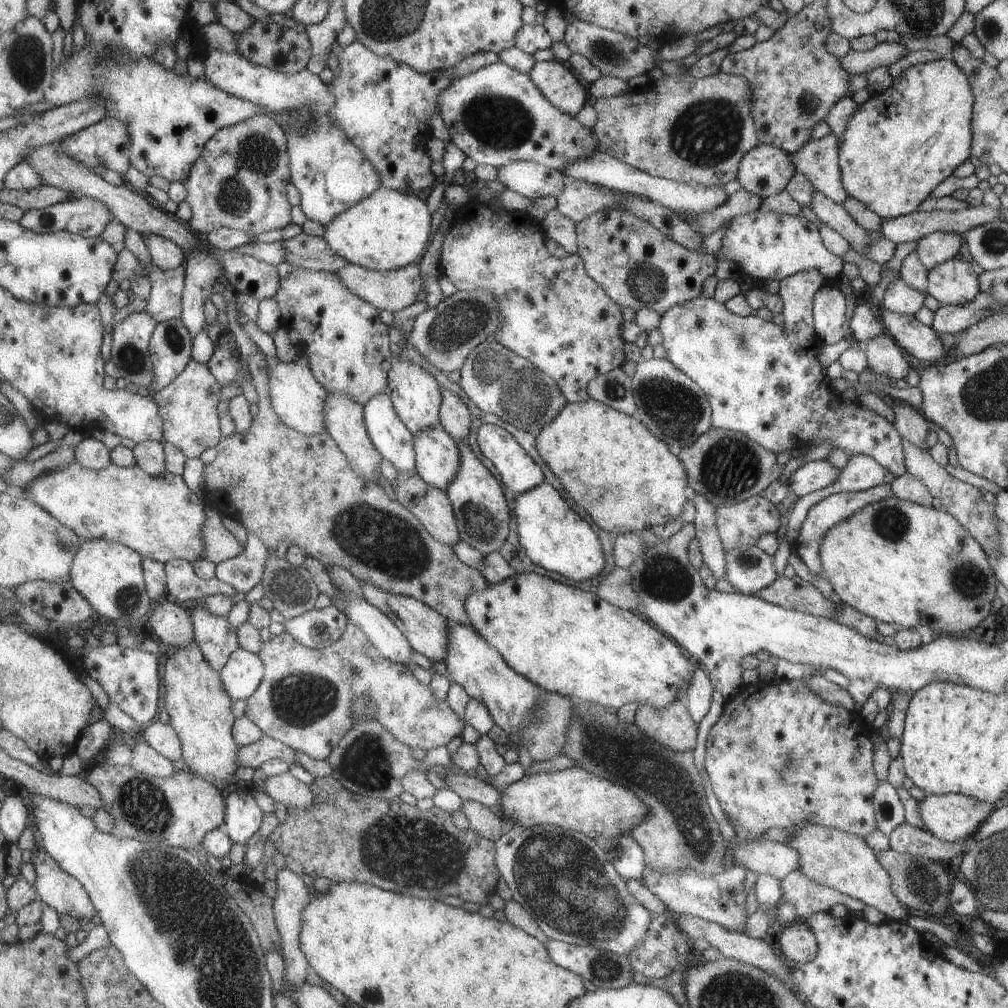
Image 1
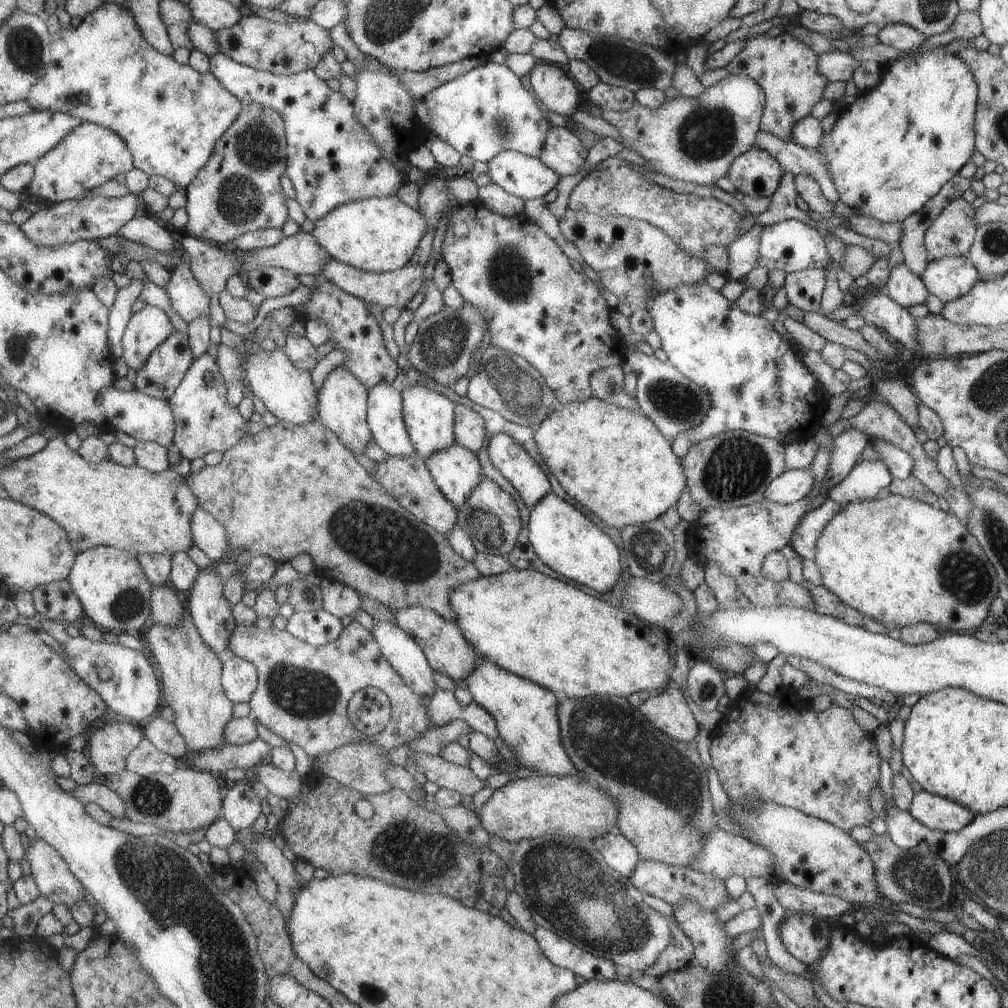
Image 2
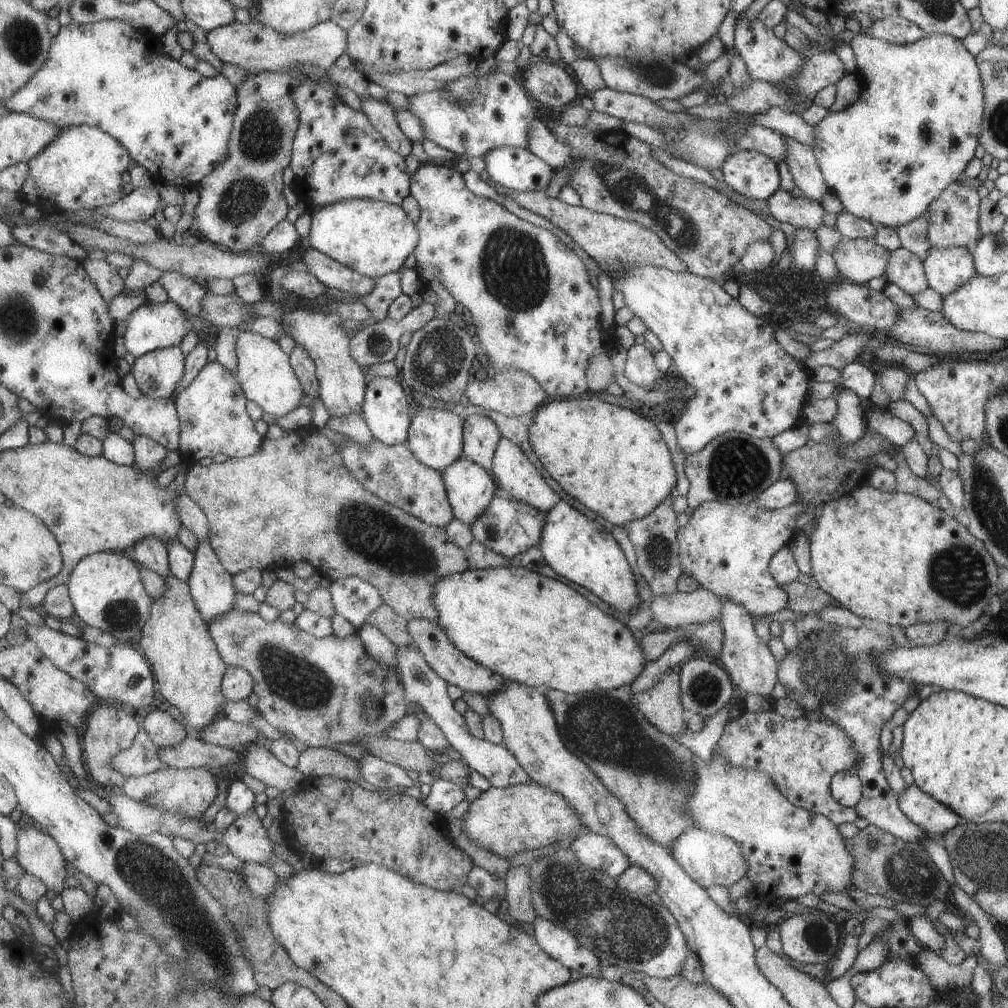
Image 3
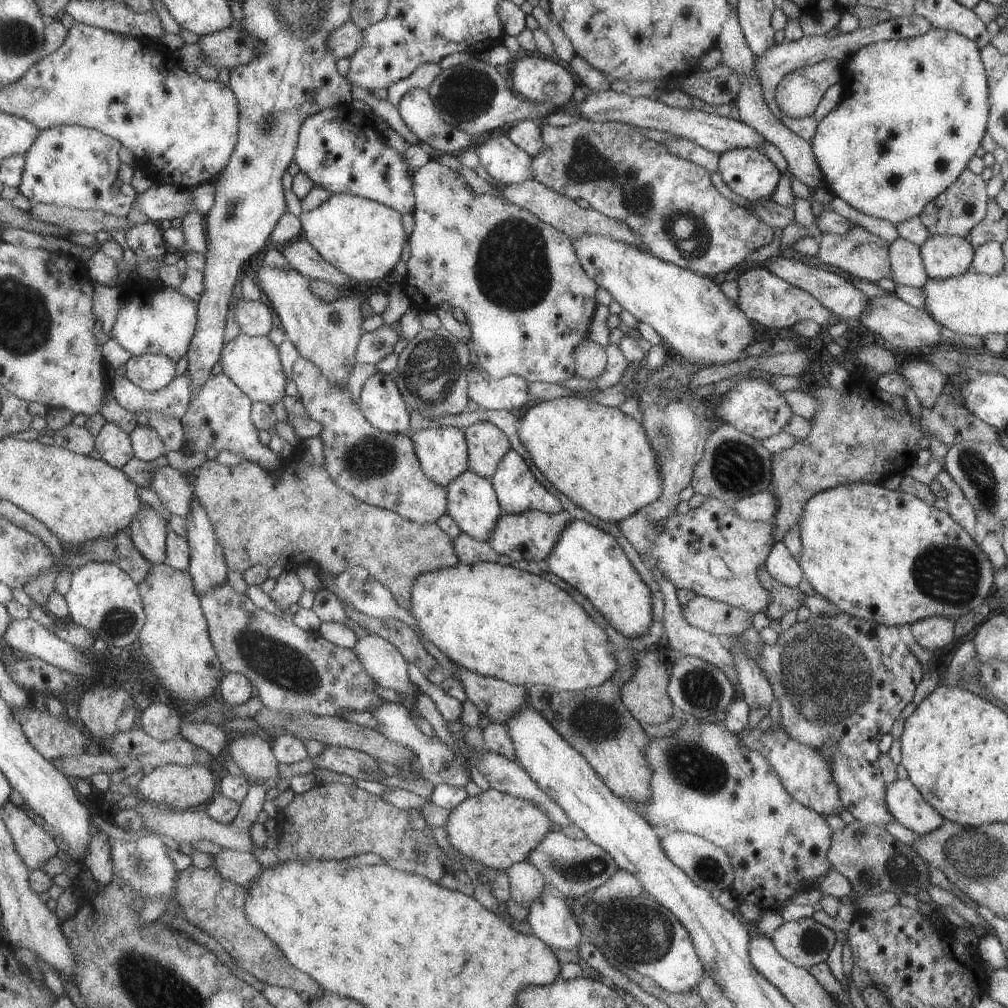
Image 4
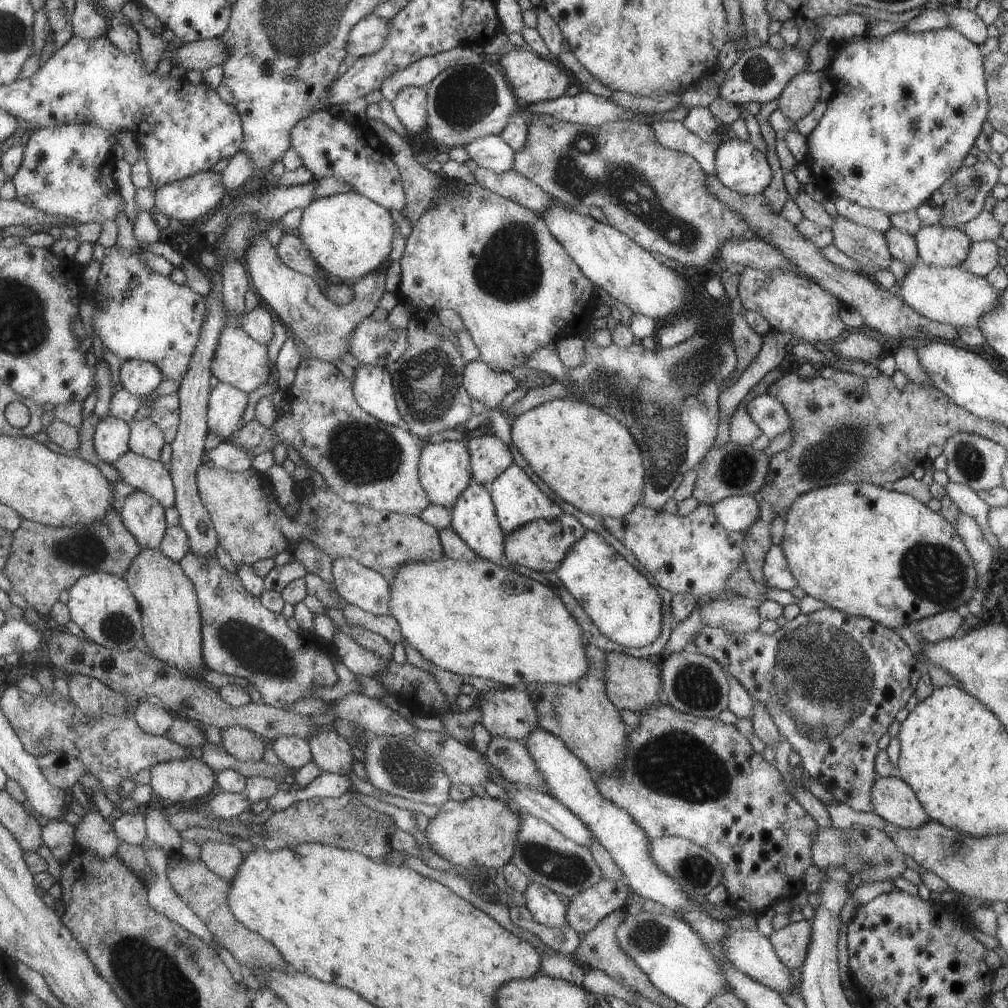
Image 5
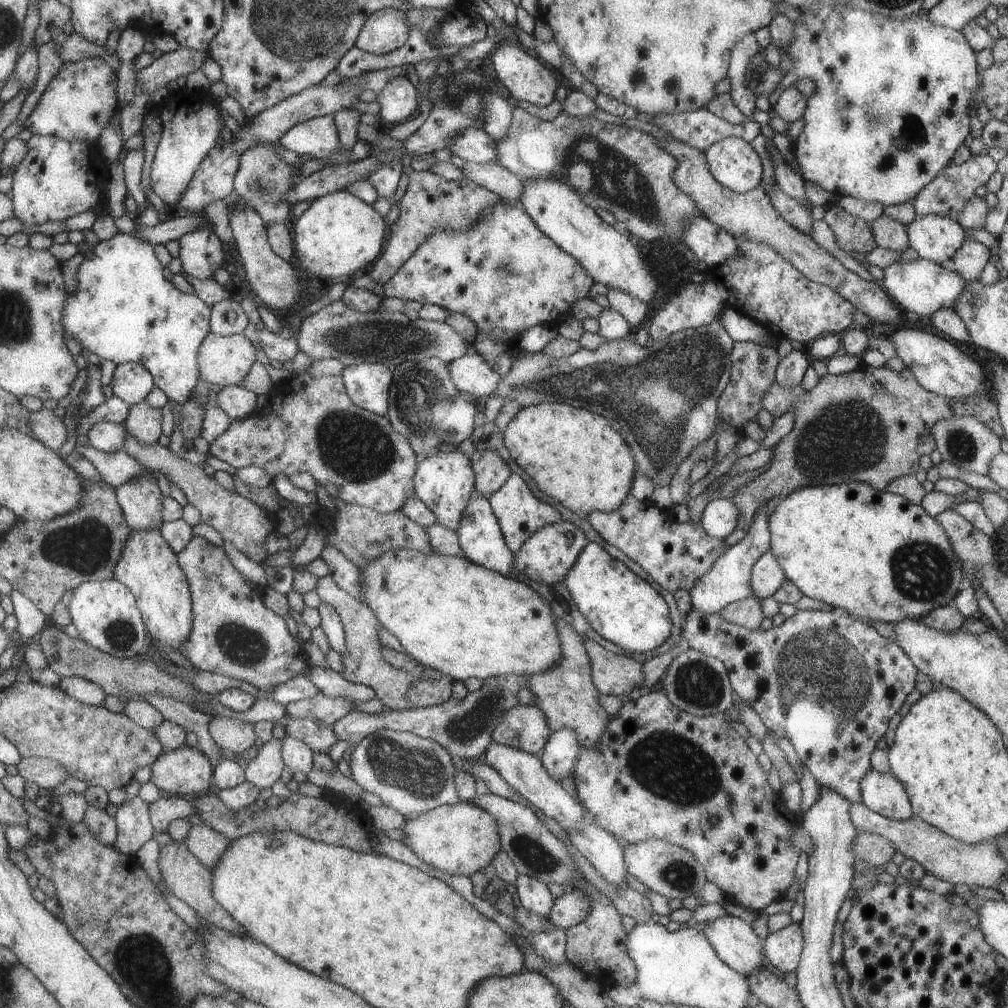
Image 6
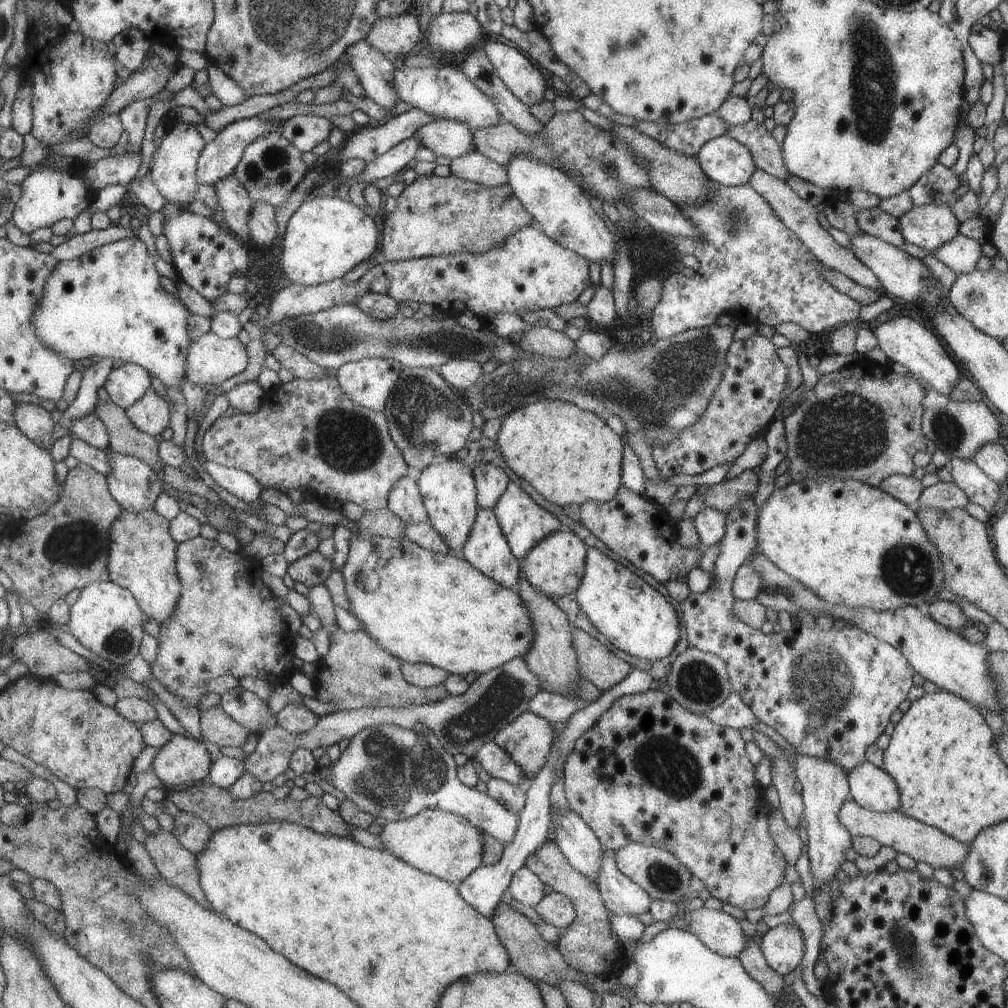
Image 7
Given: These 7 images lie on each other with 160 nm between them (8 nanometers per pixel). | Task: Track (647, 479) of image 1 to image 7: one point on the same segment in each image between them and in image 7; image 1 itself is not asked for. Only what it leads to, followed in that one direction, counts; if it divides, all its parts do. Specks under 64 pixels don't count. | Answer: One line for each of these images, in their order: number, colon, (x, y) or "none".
2: (614, 461)
3: (612, 460)
4: (599, 458)
5: (587, 458)
6: (574, 456)
7: (568, 455)

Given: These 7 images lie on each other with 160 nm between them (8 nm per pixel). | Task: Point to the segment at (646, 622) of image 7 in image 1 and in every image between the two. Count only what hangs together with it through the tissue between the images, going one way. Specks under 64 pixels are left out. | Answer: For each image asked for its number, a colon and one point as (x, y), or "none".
1: (552, 535)
2: (564, 539)
3: (578, 549)
4: (589, 560)
5: (626, 609)
6: (618, 605)

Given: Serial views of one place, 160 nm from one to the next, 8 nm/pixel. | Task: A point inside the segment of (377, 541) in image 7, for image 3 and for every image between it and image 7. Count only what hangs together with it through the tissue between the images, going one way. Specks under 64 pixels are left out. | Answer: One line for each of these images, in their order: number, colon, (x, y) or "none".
3: (530, 629)
4: (494, 620)
5: (476, 618)
6: (448, 613)

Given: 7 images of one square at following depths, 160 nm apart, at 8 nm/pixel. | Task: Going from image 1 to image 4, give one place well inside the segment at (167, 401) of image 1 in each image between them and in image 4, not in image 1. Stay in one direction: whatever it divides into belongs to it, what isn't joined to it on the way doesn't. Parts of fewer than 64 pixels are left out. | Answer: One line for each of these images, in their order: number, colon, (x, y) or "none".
2: (206, 420)
3: (214, 411)
4: (219, 418)

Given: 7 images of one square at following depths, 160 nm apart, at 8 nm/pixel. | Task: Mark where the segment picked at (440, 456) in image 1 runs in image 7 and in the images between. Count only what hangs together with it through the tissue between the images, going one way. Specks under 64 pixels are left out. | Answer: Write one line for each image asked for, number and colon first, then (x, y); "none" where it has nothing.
2: (456, 471)
3: (469, 488)
4: (471, 502)
5: (472, 517)
6: (479, 535)
7: (486, 550)

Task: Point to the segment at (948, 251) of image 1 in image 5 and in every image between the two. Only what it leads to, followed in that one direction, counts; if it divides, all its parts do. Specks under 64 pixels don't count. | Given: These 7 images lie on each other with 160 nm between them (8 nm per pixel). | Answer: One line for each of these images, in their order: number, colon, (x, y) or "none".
2: (952, 232)
3: (952, 218)
4: (962, 204)
5: (961, 197)

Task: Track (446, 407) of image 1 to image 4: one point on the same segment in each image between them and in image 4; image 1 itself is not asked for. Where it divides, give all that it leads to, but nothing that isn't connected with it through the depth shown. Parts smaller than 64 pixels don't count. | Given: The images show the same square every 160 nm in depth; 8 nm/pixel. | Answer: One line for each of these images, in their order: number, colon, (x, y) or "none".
2: (468, 426)
3: (480, 435)
4: (485, 444)

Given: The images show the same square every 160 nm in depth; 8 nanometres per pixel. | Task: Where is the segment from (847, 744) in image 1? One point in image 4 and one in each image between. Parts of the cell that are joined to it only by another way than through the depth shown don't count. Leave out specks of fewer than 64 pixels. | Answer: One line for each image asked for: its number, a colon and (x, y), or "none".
2: (776, 748)
3: (800, 755)
4: (804, 773)

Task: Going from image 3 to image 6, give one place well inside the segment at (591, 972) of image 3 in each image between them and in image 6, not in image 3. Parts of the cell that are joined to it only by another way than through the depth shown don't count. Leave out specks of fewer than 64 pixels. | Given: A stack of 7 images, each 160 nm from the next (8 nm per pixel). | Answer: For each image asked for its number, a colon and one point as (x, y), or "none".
4: (549, 917)
5: (545, 907)
6: (533, 895)

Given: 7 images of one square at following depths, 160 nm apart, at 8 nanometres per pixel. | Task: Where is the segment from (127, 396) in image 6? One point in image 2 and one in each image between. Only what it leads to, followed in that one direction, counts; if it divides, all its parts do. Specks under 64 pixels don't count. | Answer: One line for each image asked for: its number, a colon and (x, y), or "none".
2: (168, 365)
3: (158, 373)
4: (151, 372)
5: (142, 378)

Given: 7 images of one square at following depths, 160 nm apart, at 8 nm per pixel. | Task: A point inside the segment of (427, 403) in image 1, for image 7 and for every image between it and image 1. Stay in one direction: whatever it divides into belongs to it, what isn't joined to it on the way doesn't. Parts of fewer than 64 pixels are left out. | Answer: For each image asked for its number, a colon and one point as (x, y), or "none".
2: (428, 416)
3: (434, 436)
4: (441, 452)
5: (443, 468)
6: (444, 482)
7: (447, 489)

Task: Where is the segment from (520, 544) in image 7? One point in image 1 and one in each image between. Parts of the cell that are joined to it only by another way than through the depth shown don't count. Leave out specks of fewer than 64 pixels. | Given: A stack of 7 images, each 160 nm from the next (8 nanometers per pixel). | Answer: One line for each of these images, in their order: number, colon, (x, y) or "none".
1: (518, 472)
2: (516, 465)
3: (514, 476)
4: (516, 490)
5: (517, 501)
6: (519, 514)

